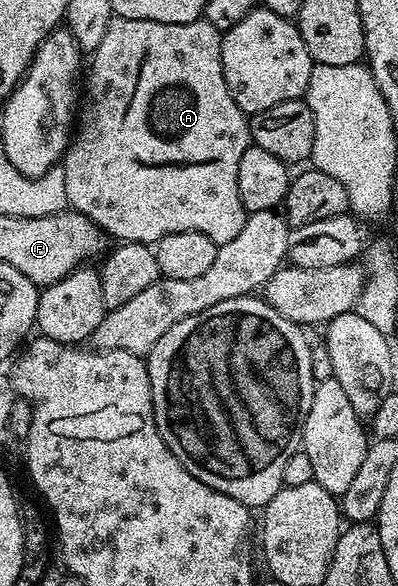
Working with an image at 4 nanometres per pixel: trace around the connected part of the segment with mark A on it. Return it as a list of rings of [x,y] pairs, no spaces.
[[[115,16],[109,22],[109,30],[105,30],[105,38],[101,38],[101,46],[97,46],[97,50],[90,53],[91,69],[85,72],[85,92],[87,88],[87,97],[82,97],[81,107],[77,112],[77,131],[74,133],[73,139],[67,145],[67,151],[63,153],[61,167],[65,174],[65,194],[67,195],[68,205],[74,211],[80,212],[85,218],[89,218],[94,224],[98,224],[108,237],[116,236],[114,239],[119,242],[129,244],[146,244],[154,246],[158,240],[165,238],[169,234],[181,234],[182,232],[203,232],[217,246],[225,242],[233,242],[233,238],[237,238],[237,234],[241,234],[241,226],[245,226],[248,218],[248,212],[243,208],[241,202],[241,194],[237,194],[237,166],[241,166],[241,154],[245,154],[245,150],[252,147],[251,142],[251,125],[249,123],[248,113],[242,112],[237,106],[237,102],[233,102],[233,94],[229,94],[229,86],[223,77],[223,67],[221,66],[221,46],[219,45],[221,33],[213,26],[209,26],[209,22],[202,18],[193,22],[185,22],[184,24],[170,24],[169,22],[153,22],[152,20],[138,20],[137,18],[125,18],[124,16]]]

